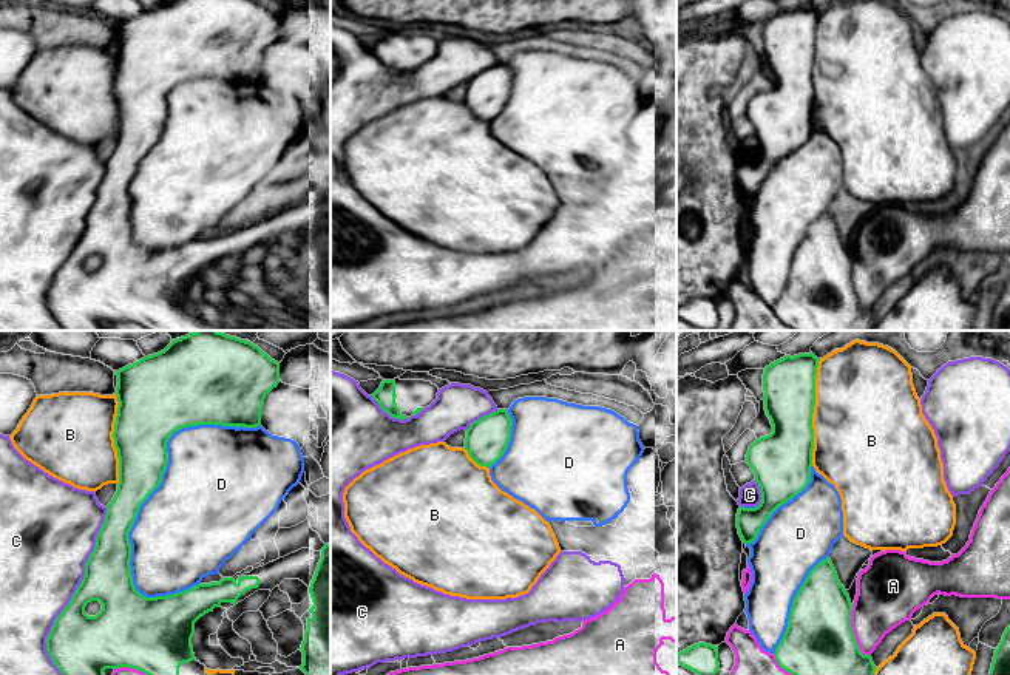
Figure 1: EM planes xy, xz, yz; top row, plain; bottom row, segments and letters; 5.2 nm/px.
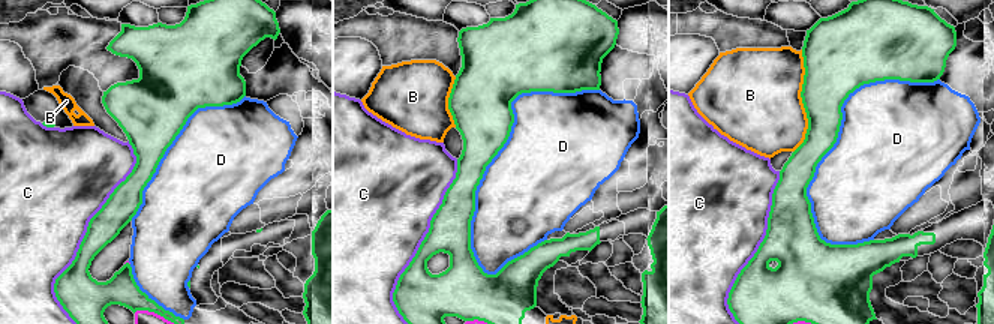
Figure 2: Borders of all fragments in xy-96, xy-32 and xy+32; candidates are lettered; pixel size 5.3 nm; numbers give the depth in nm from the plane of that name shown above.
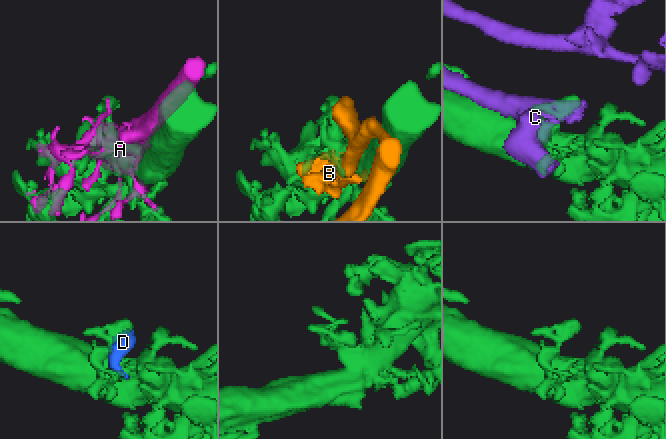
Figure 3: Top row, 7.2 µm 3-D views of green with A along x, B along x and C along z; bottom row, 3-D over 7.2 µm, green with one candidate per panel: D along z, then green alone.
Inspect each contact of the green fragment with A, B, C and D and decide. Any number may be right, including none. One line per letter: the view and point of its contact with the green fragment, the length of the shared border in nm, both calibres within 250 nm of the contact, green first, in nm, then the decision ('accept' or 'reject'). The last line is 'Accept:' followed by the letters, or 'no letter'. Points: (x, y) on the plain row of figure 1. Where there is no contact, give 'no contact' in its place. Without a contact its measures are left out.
A: meets green in yz at (853, 288); contact 280 nm long; 380 nm thick on the green side, 300 nm on the other; reject
B: meets green in yz at (813, 67); contact 550 nm long; 280 nm thick on the green side, 500 nm on the other; reject
C: meets green in xy at (76, 246); contact 900 nm long; 280 nm thick on the green side, 440 nm on the other; reject
D: meets green in xy at (164, 124); contact 1100 nm long; 300 nm thick on the green side, 500 nm on the other; reject
Accept: no letter

